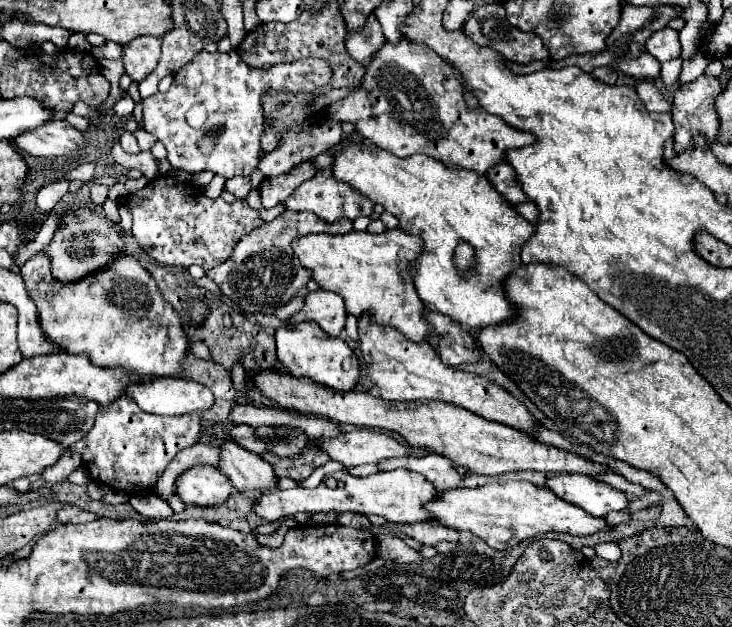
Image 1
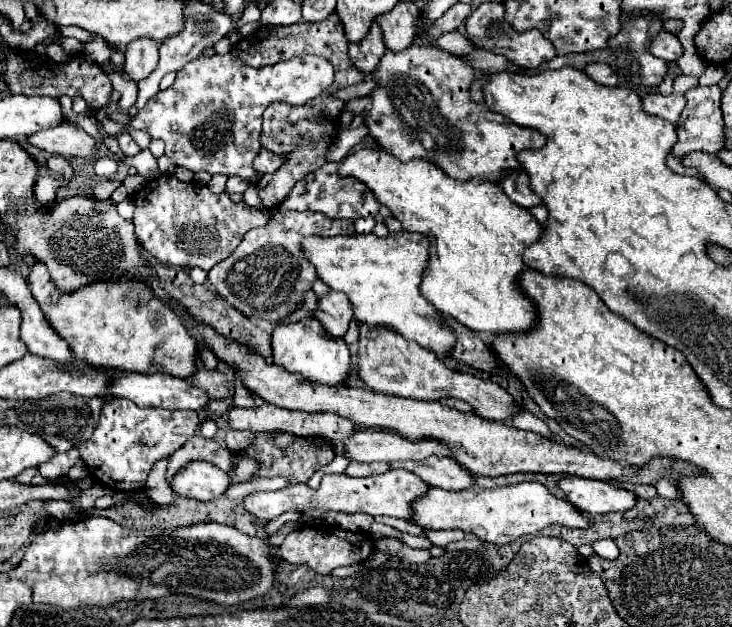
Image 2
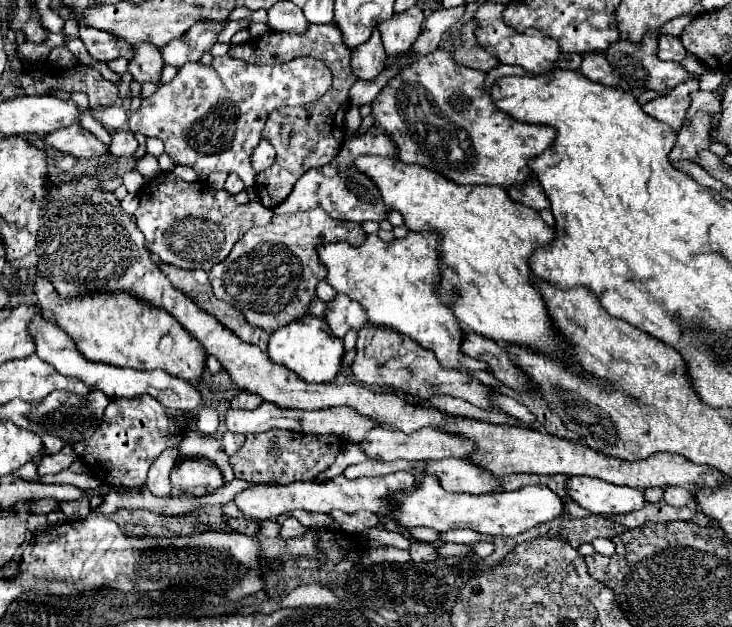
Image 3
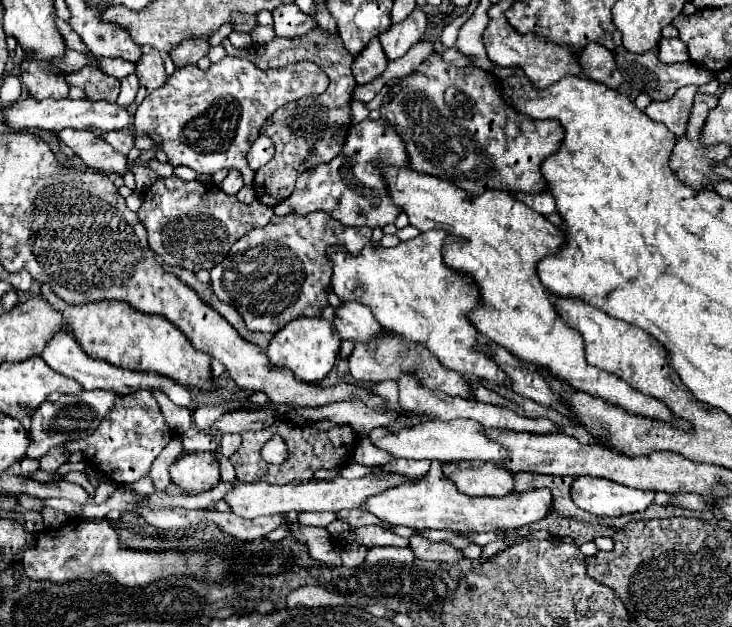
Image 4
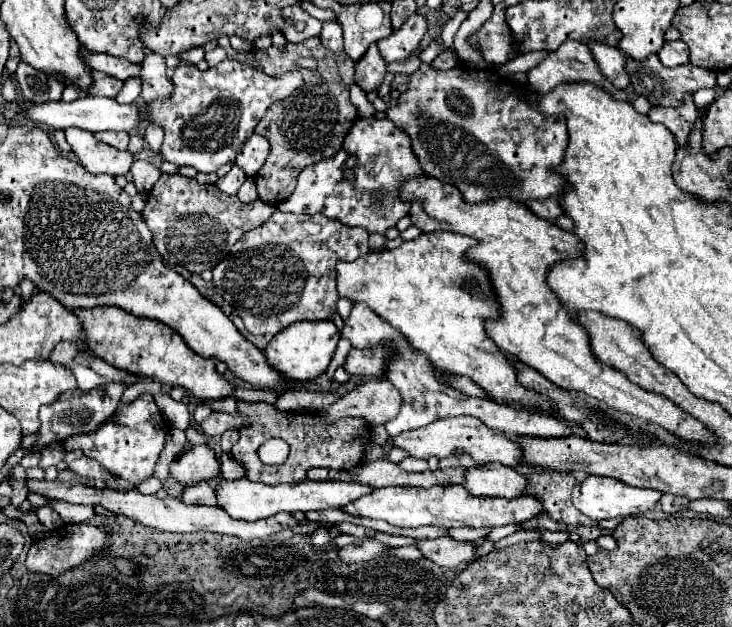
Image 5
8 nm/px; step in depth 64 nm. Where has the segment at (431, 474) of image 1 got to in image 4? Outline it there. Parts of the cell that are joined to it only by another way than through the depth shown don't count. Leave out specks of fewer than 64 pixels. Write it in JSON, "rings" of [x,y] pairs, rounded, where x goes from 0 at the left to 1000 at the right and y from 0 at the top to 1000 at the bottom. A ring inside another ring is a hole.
{"rings":[[[604,737],[607,759],[639,791],[691,791],[702,781],[699,753],[672,737]]]}

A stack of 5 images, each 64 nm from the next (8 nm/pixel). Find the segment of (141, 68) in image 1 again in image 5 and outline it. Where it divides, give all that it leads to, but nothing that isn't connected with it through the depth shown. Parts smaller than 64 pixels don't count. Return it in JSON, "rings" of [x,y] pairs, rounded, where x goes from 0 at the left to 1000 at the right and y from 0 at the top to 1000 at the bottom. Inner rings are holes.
{"rings":[[[202,83],[199,93],[191,102],[191,128],[194,128],[194,163],[208,163],[219,153],[235,150],[235,134],[227,118],[224,89],[213,89],[210,83]]]}

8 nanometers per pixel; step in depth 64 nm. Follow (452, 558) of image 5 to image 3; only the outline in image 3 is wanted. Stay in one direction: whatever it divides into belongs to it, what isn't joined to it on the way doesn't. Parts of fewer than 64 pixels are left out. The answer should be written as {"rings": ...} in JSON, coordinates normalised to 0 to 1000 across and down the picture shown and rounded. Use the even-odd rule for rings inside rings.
{"rings":[[[568,864],[557,874],[563,896],[590,896],[598,890],[598,880],[593,871],[582,868],[582,864]]]}

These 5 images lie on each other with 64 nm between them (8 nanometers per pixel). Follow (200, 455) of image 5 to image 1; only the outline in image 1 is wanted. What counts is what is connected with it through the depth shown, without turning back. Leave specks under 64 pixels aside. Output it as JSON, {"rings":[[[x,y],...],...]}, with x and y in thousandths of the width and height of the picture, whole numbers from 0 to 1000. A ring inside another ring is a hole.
{"rings":[[[262,743],[240,766],[243,791],[254,804],[301,807],[317,788],[317,769],[292,743]]]}

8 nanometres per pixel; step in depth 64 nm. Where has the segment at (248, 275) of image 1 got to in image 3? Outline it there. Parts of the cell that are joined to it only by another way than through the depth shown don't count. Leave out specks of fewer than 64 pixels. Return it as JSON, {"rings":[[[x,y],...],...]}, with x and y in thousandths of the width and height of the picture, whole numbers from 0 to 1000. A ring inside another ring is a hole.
{"rings":[[[437,332],[374,344],[363,360],[339,367],[317,396],[314,408],[287,427],[287,453],[301,478],[336,504],[339,517],[372,530],[415,504],[423,478],[432,472],[432,453],[443,447],[445,431],[432,408],[432,392],[462,383],[475,383],[489,392],[497,380],[500,373],[492,357],[456,351]]]}

